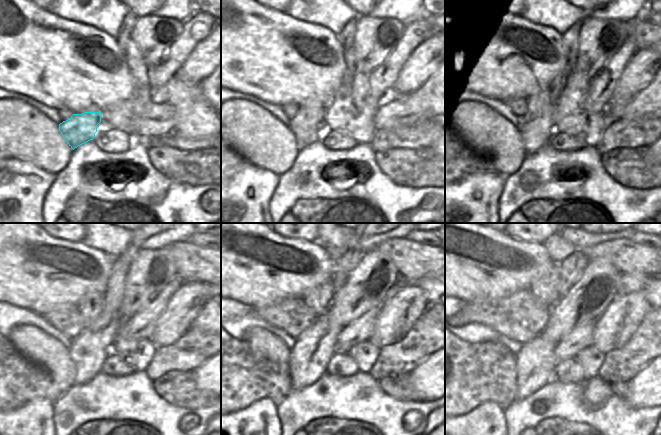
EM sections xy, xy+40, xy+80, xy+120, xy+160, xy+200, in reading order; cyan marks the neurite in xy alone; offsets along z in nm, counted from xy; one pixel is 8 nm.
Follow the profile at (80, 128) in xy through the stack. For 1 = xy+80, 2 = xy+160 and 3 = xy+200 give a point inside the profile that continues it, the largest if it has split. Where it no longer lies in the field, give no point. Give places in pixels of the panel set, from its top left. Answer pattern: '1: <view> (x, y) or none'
1: xy+80 (535, 103)
2: xy+160 (319, 298)
3: xy+200 (545, 286)

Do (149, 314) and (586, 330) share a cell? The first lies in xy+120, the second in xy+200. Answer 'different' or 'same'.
same

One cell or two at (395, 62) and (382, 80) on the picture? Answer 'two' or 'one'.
one

